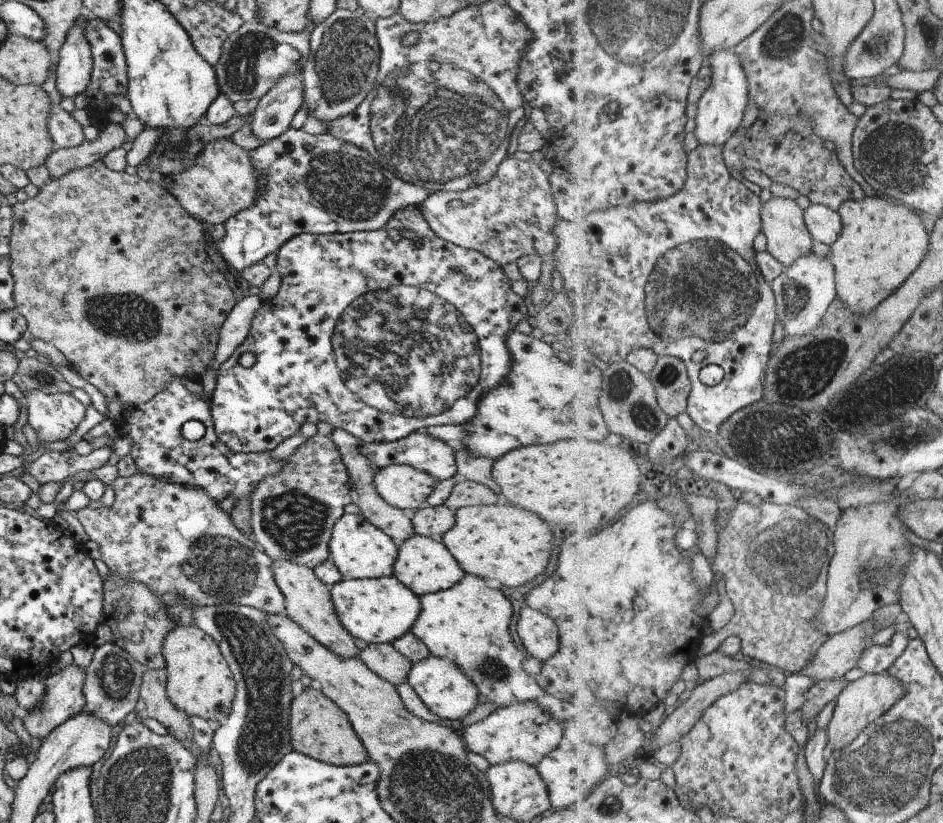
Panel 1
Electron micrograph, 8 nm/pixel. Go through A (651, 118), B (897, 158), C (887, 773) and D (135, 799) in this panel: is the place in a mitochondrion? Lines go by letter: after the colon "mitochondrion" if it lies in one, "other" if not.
A: other
B: mitochondrion
C: mitochondrion
D: mitochondrion

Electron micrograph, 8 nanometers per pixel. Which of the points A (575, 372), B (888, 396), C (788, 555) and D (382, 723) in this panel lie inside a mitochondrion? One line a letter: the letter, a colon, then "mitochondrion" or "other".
A: other
B: mitochondrion
C: mitochondrion
D: other

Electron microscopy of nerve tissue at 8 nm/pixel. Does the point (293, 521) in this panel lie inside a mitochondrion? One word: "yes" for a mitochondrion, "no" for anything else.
yes

